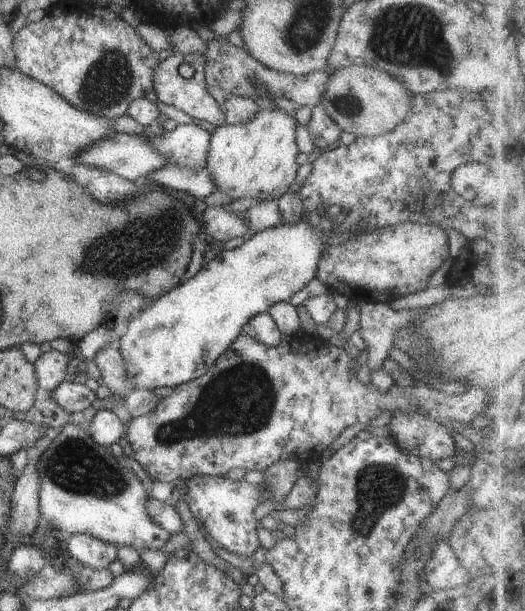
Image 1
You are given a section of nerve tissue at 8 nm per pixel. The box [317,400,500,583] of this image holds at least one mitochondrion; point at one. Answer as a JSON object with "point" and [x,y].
{"point":[378,488]}

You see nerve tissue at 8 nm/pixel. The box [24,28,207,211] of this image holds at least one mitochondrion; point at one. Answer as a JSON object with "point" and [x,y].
{"point":[109,79]}

